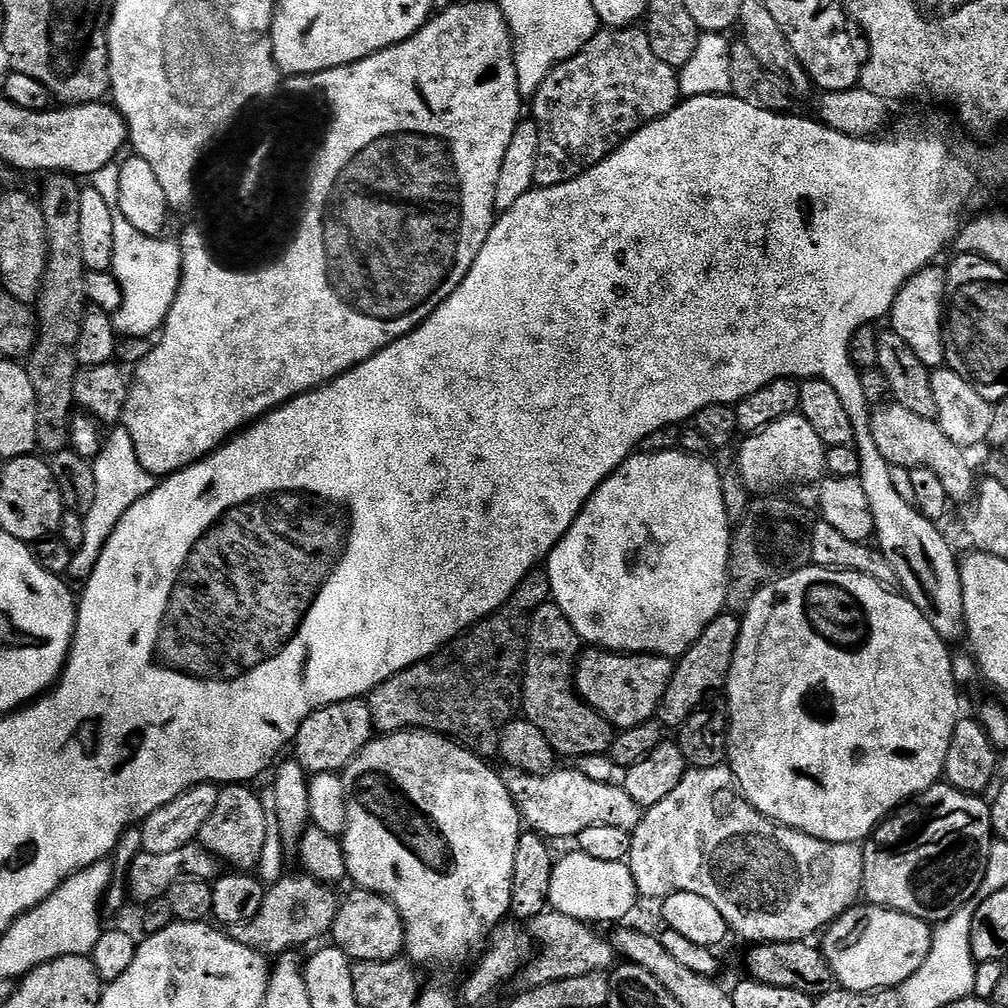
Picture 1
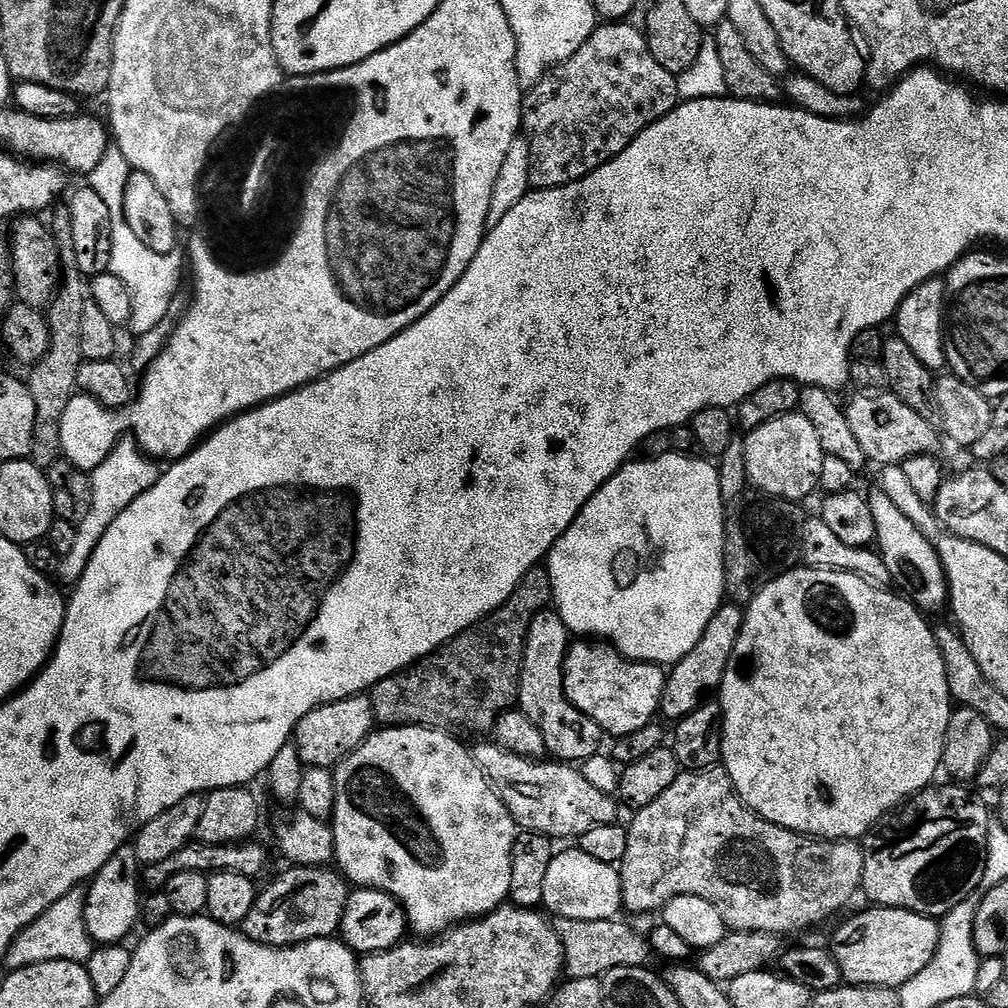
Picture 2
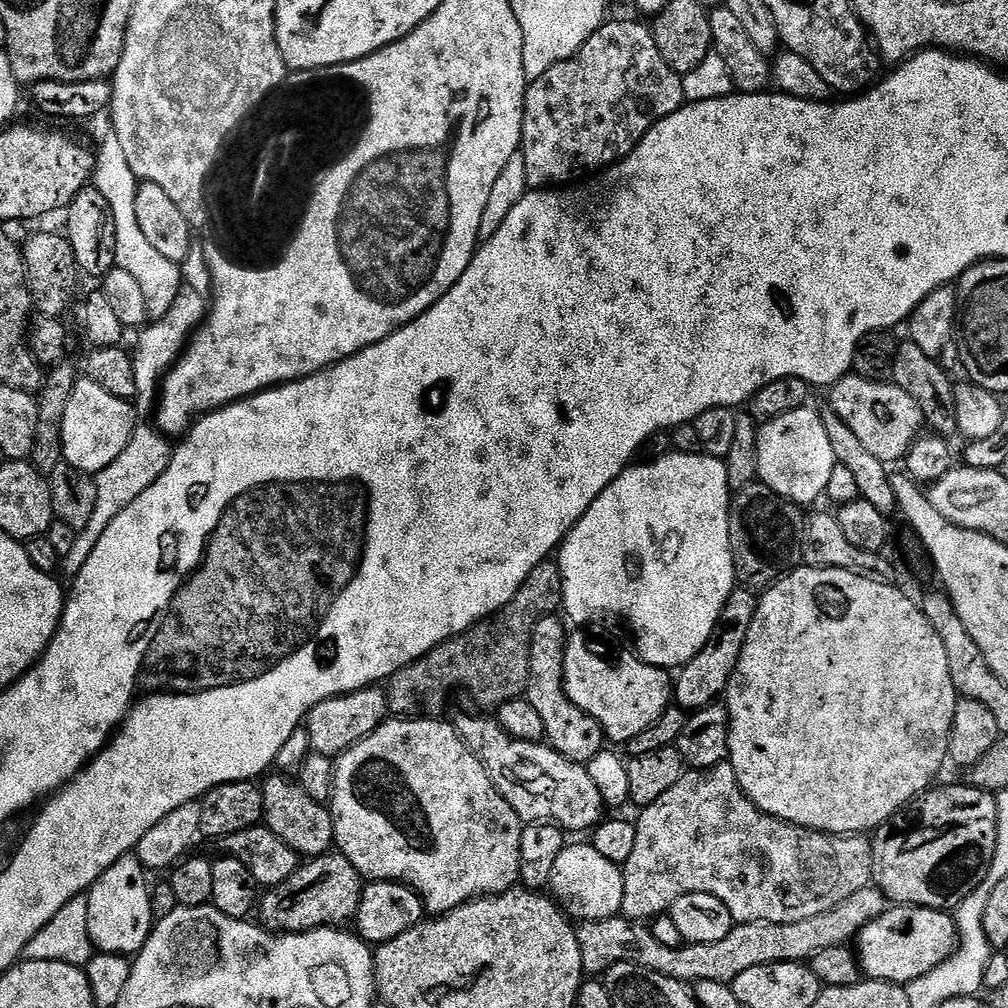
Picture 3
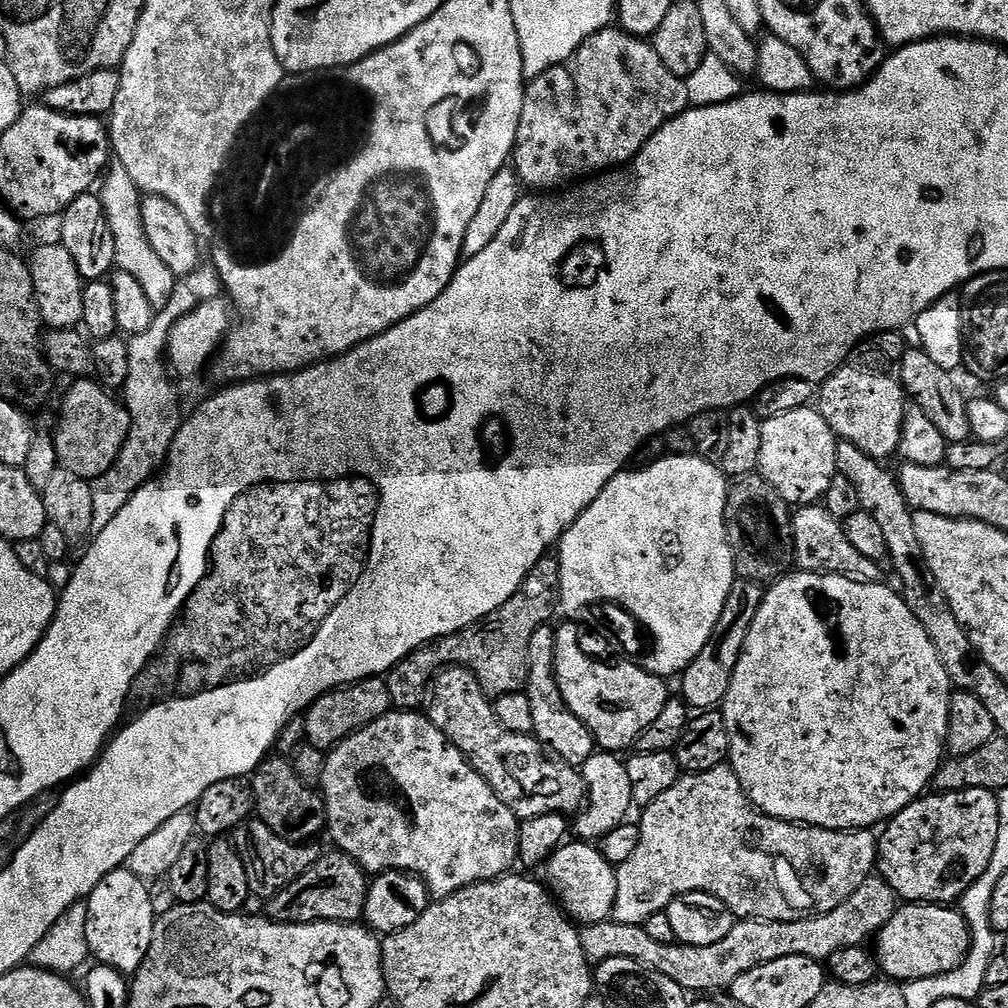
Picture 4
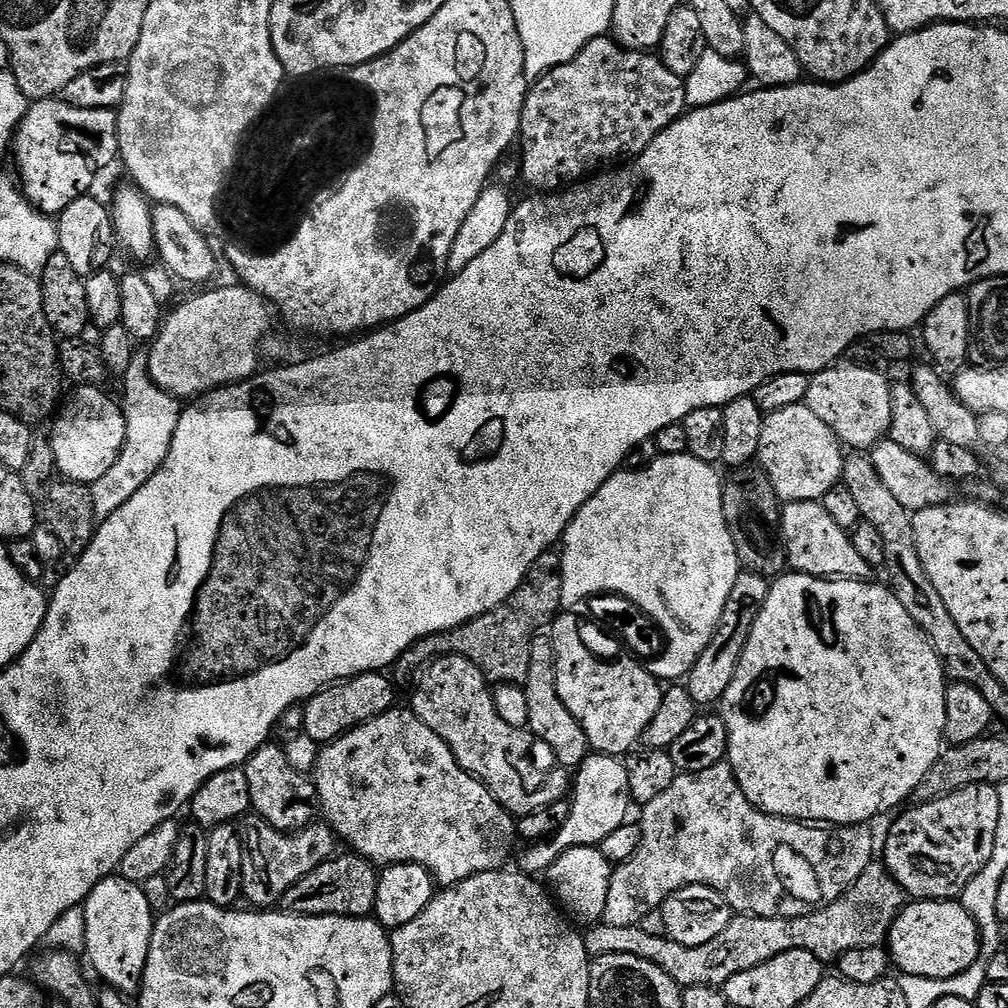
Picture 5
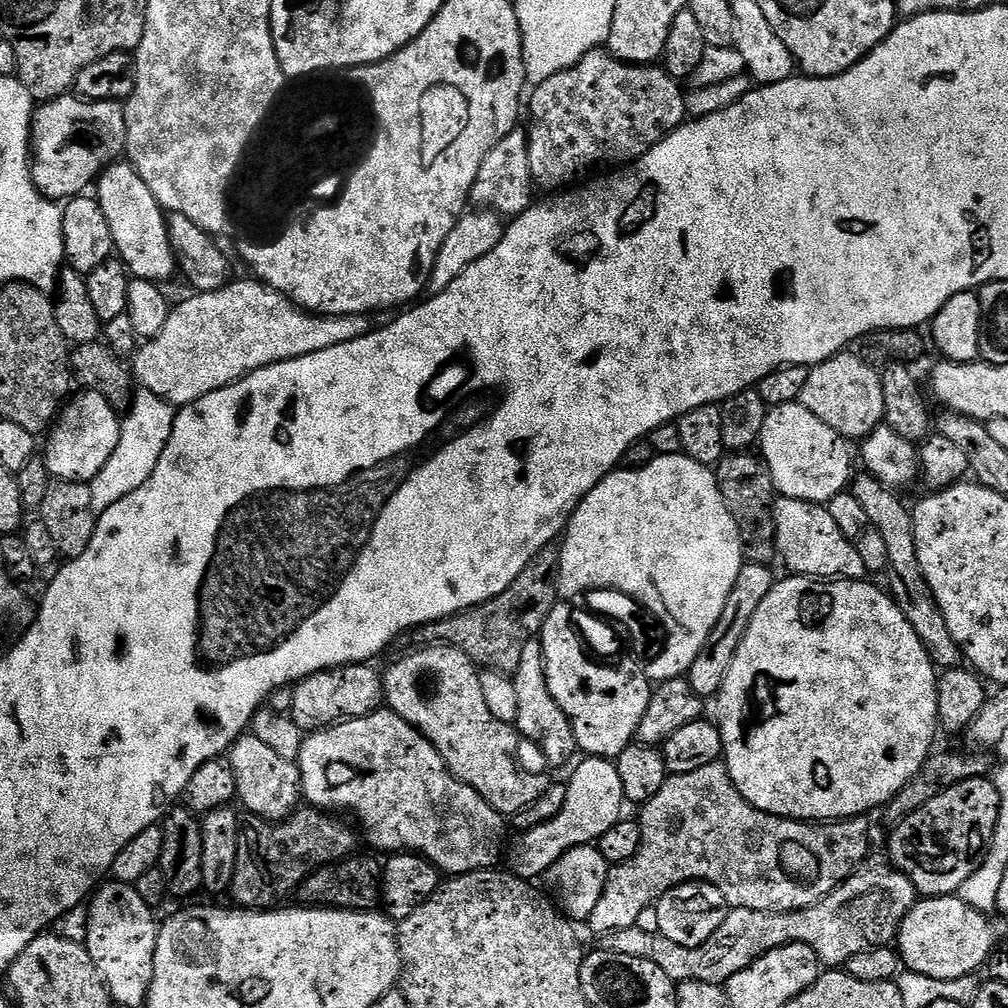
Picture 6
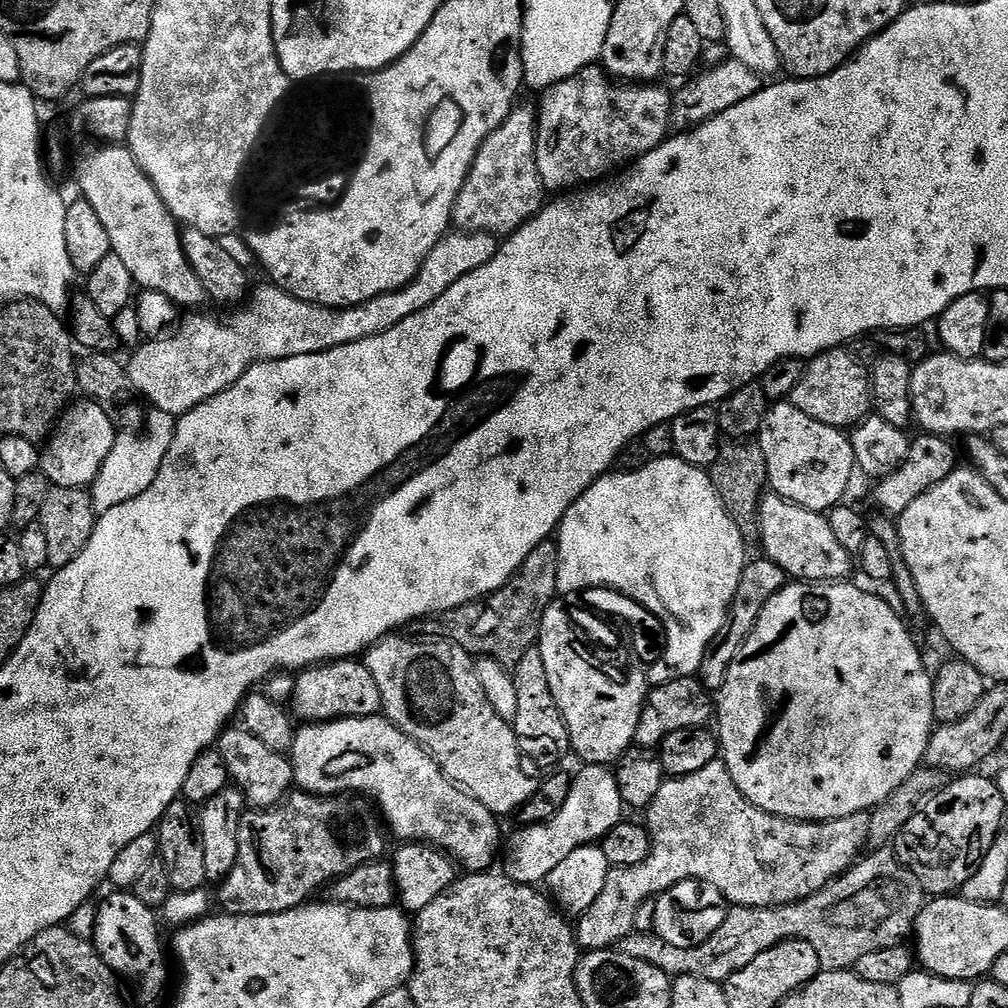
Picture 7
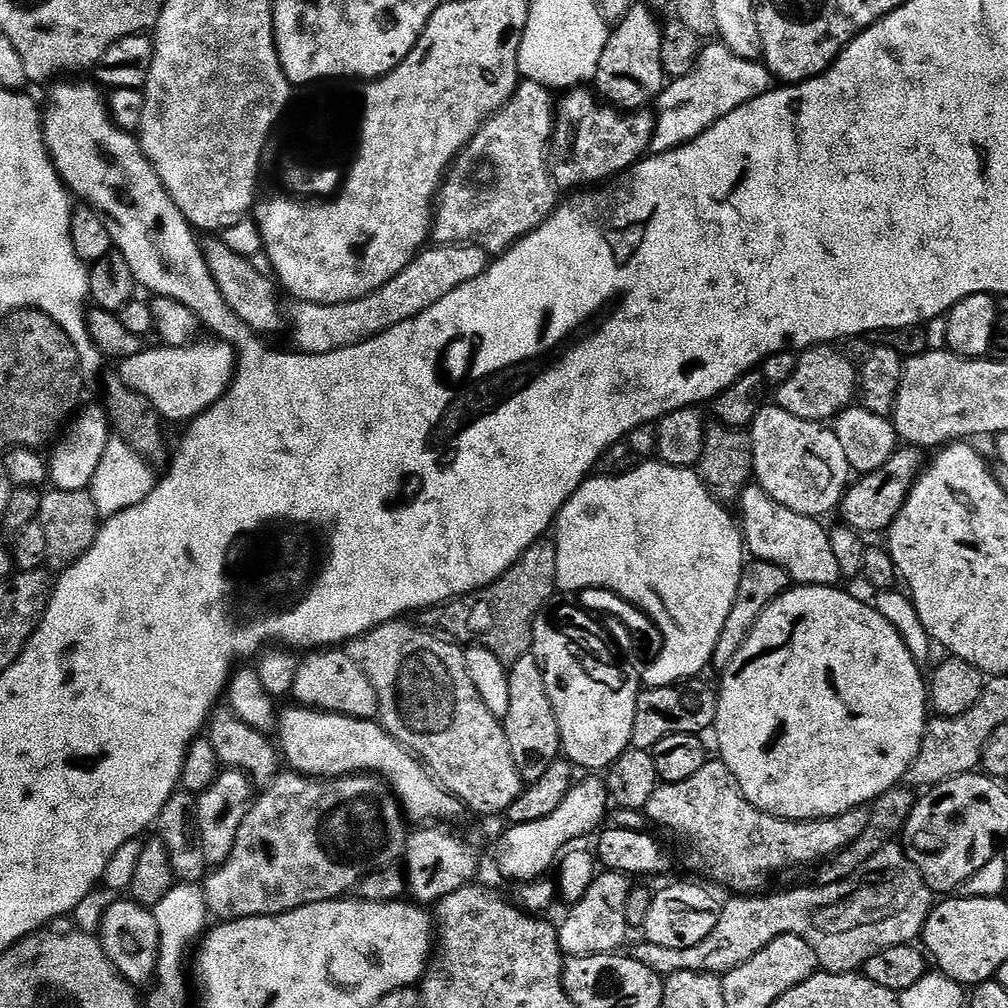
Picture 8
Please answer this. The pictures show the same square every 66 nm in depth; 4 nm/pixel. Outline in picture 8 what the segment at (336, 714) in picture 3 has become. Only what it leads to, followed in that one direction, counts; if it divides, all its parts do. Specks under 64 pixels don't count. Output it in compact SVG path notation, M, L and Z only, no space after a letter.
M312 650L303 657L294 677L290 693L297 705L315 708L317 712L333 712L335 716L349 716L359 720L376 720L380 715L378 694L366 674L344 650Z

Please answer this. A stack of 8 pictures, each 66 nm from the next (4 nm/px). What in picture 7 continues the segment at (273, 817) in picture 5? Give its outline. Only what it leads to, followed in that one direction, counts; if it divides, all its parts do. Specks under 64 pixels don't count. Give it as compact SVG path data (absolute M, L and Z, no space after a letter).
M231 727L217 740L218 751L224 756L231 783L243 793L245 803L254 810L279 804L293 787L292 761L283 752L275 752L246 728Z

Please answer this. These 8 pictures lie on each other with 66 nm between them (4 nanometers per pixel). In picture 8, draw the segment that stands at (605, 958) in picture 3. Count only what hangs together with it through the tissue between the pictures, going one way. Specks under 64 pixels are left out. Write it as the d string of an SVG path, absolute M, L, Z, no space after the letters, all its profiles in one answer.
M899 843L887 844L870 862L866 862L842 882L834 882L830 886L816 884L812 888L792 888L789 892L768 894L736 894L729 904L725 903L720 909L718 926L698 946L686 946L682 950L674 950L674 946L658 946L641 942L634 949L638 962L650 966L660 977L678 974L682 970L691 972L715 972L723 974L742 966L742 962L750 962L758 950L766 950L770 942L779 936L797 936L802 938L814 950L820 968L826 972L856 972L863 969L864 963L874 954L886 950L890 946L911 944L921 939L928 916L934 907L934 893L928 883L922 878L920 871L910 862L903 847Z

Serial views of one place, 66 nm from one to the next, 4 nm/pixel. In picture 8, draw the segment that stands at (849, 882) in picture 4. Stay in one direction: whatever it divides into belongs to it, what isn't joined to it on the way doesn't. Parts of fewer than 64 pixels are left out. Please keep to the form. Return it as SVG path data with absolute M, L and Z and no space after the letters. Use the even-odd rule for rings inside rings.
M719 758L709 759L708 763L702 766L702 770L686 778L686 782L661 783L654 790L646 809L647 819L651 823L653 820L654 823L669 828L674 835L681 836L688 843L688 848L692 851L688 856L690 867L713 876L718 883L733 888L731 891L736 894L759 893L767 889L764 887L775 872L784 872L787 868L798 867L799 864L815 866L821 860L833 856L835 852L841 852L854 842L854 838L861 836L862 830L866 830L871 813L871 807L865 806L850 810L846 814L831 816L828 820L783 820L771 816L755 808L740 793L734 774L730 774L728 767ZM601 871L577 904L567 909L568 917L559 921L560 949L565 957L597 956L603 952L616 952L630 933L626 918L627 902L634 887L633 881L623 872Z

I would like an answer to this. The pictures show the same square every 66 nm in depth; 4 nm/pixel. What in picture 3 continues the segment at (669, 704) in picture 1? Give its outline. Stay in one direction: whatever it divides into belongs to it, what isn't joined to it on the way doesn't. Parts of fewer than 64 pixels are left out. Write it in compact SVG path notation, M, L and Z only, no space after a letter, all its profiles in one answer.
M743 586L732 589L726 606L720 612L720 621L714 626L714 634L710 634L707 646L691 662L679 669L675 677L674 700L679 707L685 710L707 708L727 693L728 683L738 666L738 658L746 642L746 634L750 634L757 603L758 596L755 591Z

